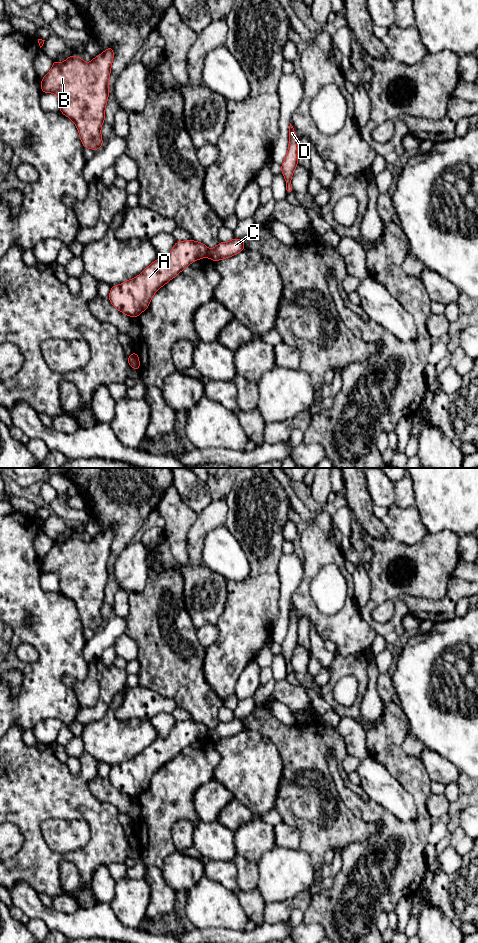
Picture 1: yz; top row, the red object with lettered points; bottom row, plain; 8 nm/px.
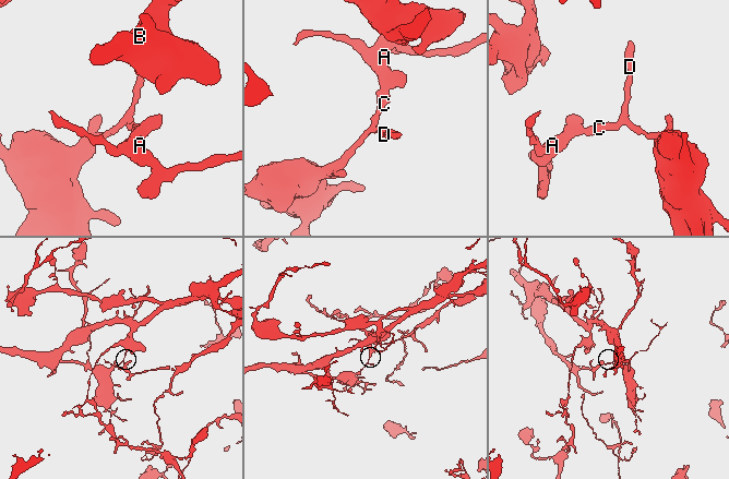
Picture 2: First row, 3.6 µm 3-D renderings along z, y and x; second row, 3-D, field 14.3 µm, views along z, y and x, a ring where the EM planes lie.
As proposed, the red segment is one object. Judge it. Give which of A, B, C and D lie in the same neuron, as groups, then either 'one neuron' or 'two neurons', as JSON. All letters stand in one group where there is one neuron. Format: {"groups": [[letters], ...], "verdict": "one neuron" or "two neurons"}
{"groups": [["A"], ["B", "C", "D"]], "verdict": "two neurons"}

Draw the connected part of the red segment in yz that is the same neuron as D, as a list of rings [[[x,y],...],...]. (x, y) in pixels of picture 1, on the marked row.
[[[290,123],[289,126],[289,146],[288,152],[281,165],[281,172],[286,180],[286,193],[293,193],[291,178],[296,166],[298,165],[298,139],[295,130]]]

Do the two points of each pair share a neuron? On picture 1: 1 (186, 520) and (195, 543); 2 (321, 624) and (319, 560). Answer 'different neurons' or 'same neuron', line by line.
1: different neurons
2: same neuron

